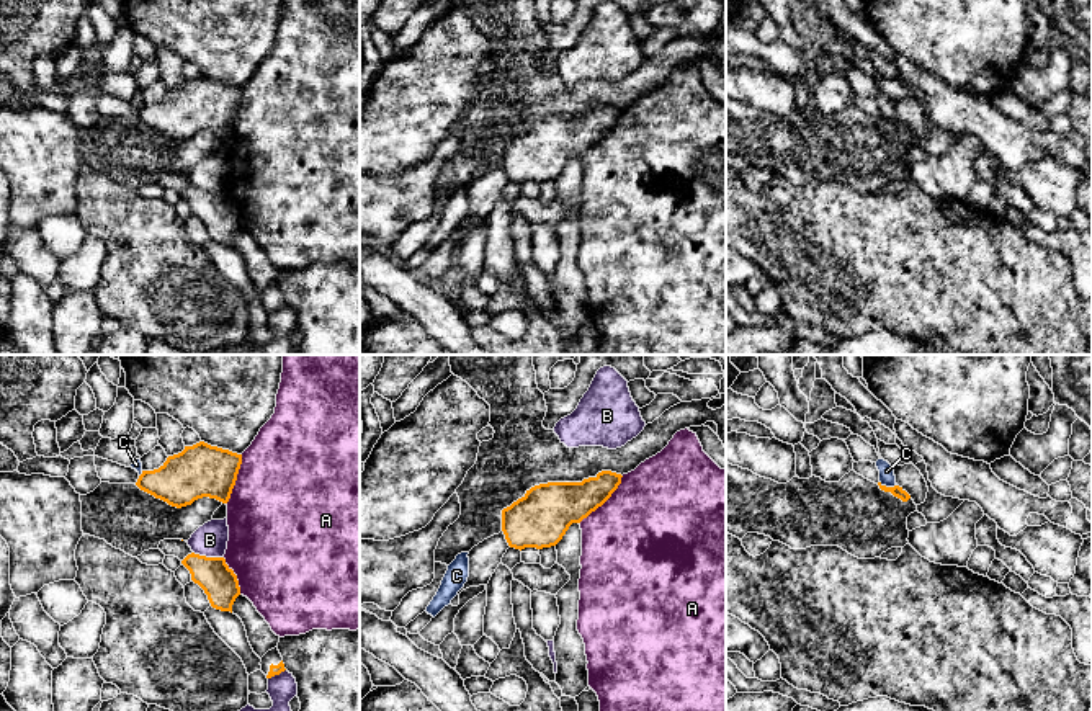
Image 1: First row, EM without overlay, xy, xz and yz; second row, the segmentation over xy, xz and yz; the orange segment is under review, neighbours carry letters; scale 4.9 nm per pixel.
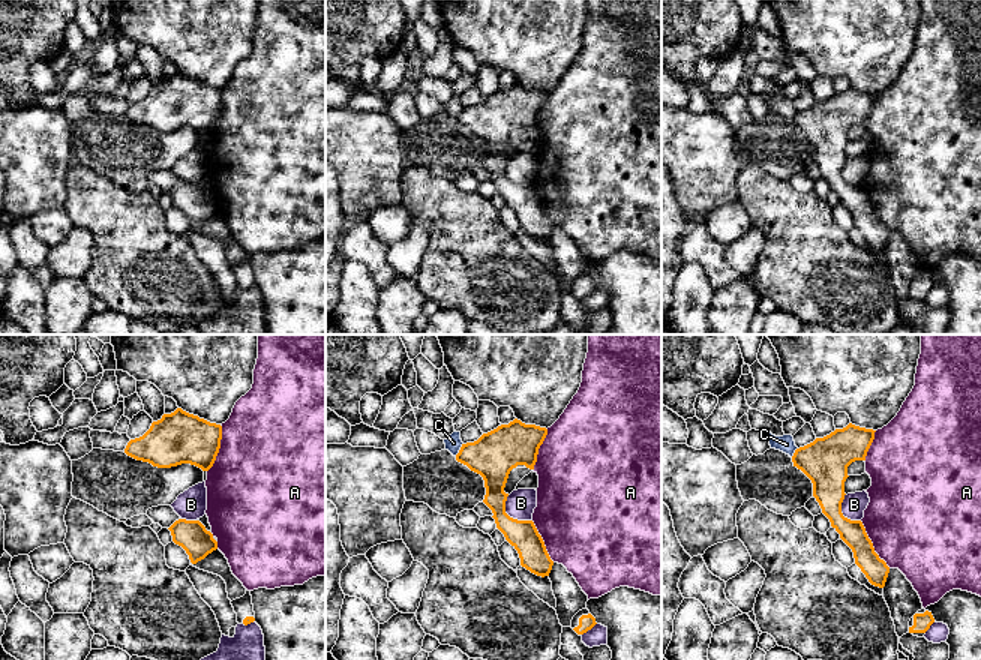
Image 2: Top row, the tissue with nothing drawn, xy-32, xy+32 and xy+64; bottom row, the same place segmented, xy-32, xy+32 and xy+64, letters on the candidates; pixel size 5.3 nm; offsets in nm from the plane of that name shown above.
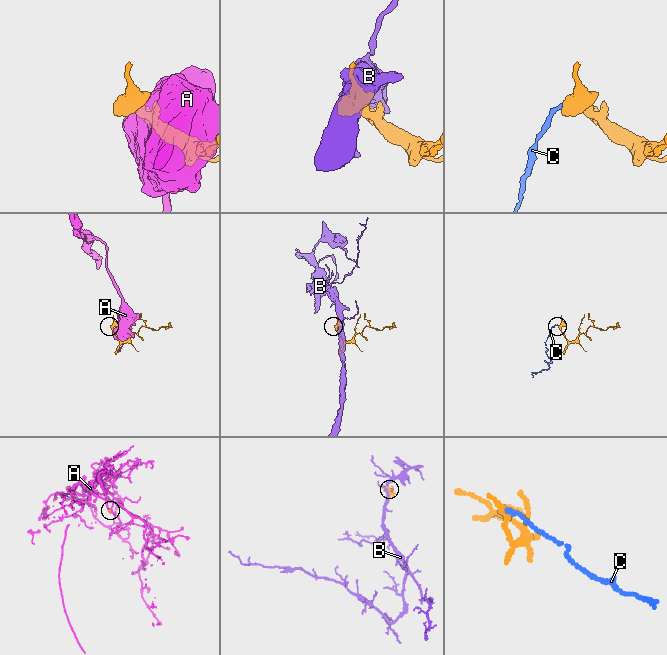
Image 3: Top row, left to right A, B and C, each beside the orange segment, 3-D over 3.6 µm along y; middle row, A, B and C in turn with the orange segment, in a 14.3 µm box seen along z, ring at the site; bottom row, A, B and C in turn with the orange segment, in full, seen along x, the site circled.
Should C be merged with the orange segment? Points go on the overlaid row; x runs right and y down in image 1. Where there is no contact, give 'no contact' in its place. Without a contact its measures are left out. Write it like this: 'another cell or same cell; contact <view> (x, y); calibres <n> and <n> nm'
another cell; contact yz (888, 487); calibres 60 and 80 nm

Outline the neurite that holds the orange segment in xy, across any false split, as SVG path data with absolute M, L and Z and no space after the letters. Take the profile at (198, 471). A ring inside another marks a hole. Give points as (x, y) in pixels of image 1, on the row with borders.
M199 441L168 456L159 469L142 471L136 485L177 508L203 497L227 503L240 464L242 454Z

